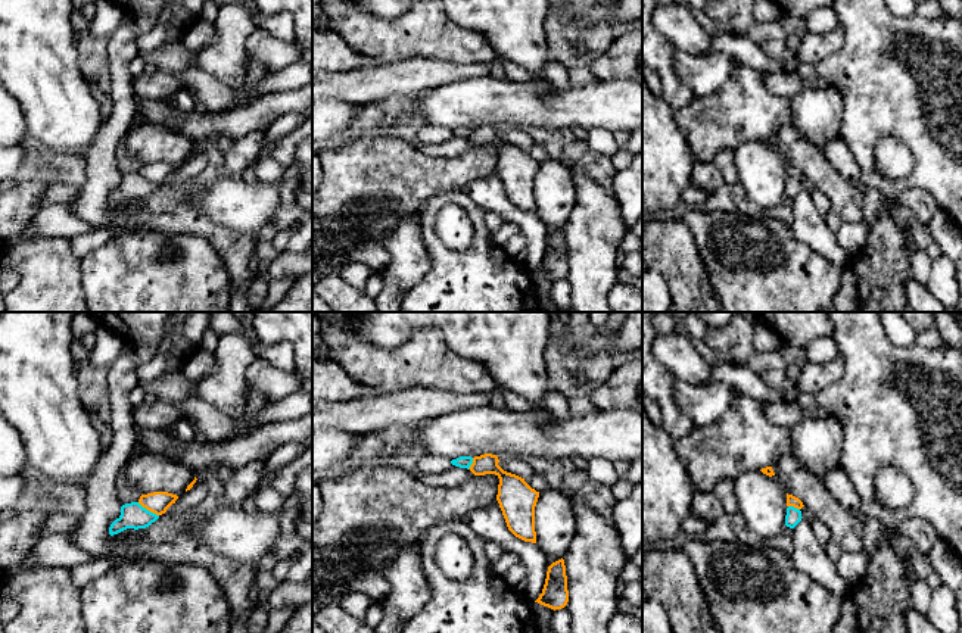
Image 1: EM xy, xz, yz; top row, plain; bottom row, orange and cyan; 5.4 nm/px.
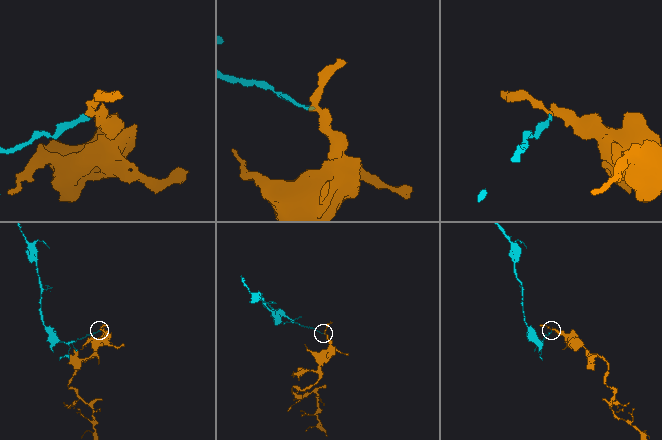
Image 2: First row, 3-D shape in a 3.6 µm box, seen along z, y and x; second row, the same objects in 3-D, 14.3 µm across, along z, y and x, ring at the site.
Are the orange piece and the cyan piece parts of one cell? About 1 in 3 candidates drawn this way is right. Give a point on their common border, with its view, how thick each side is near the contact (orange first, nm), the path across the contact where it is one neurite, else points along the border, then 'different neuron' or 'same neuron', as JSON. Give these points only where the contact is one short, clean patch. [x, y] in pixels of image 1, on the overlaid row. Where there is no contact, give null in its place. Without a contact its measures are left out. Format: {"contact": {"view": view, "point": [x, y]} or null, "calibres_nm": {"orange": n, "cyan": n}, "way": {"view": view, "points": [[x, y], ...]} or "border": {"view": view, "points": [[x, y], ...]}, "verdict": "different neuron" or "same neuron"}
{"contact": {"view": "xy", "point": [148, 510]}, "calibres_nm": {"orange": 120, "cyan": 140}, "border": {"view": "xy", "points": [[137, 502], [158, 515]]}, "verdict": "different neuron"}

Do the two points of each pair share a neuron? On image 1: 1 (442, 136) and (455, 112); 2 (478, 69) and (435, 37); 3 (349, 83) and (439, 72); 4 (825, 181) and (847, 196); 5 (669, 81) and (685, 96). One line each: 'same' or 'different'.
1: different
2: different
3: same
4: same
5: same

